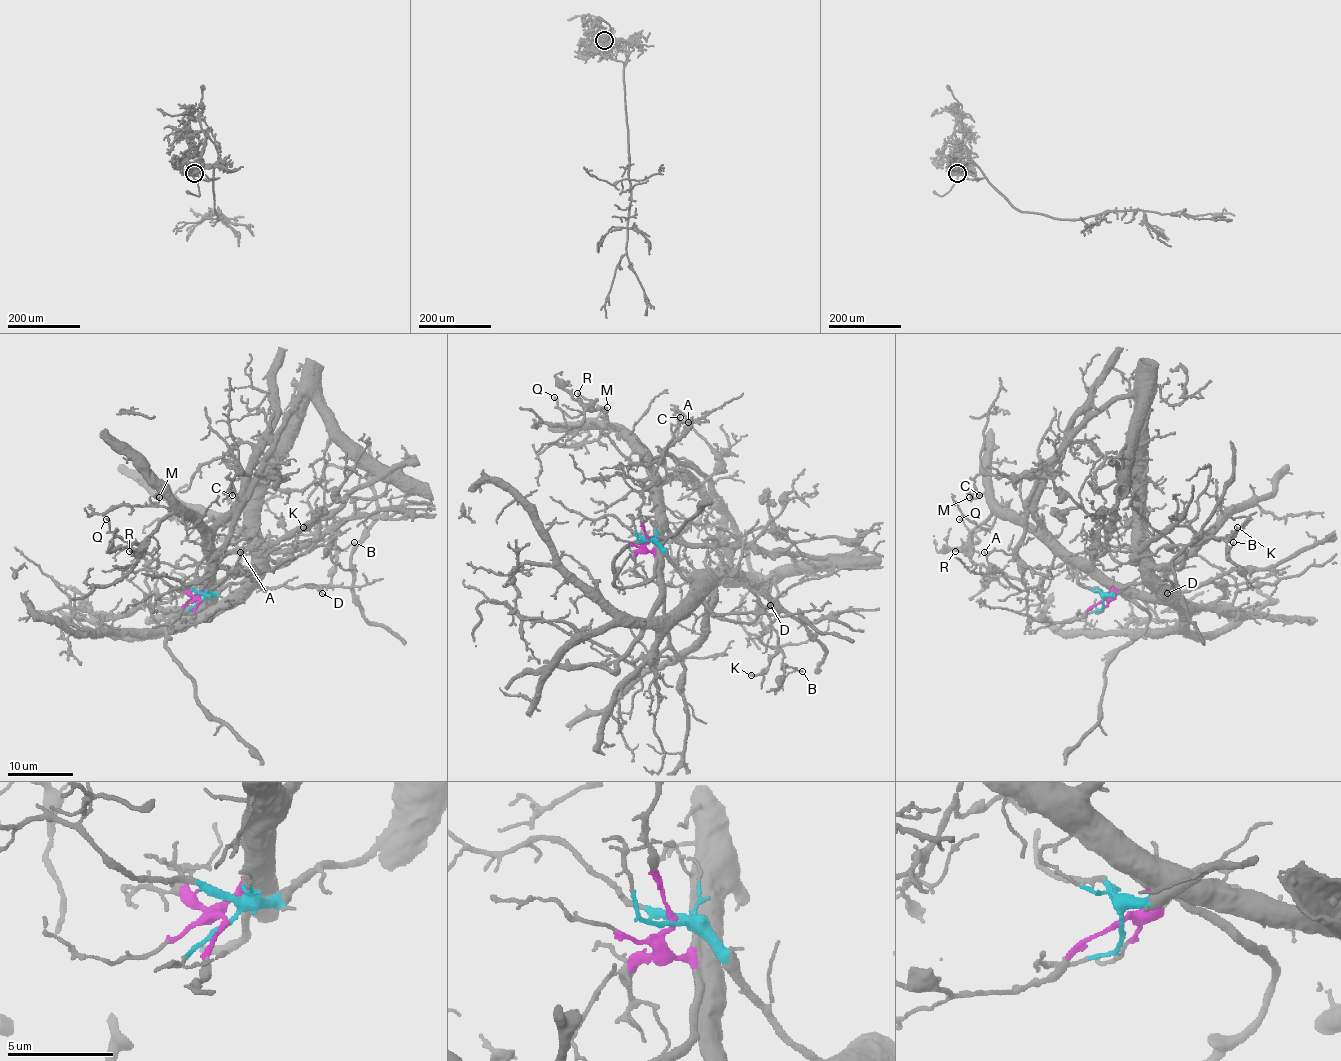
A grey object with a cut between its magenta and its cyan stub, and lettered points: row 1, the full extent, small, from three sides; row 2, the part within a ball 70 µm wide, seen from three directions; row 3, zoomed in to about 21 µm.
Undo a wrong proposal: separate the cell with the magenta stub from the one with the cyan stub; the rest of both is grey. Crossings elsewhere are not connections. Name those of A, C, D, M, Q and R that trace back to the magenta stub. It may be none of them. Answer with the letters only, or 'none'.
A, C, M, Q, R

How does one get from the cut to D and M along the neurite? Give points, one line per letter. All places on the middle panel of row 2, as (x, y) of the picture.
D: (648, 541), (658, 545), (692, 585), (692, 591), (716, 614), (762, 611), (770, 604)
M: (648, 541), (645, 547), (648, 550), (653, 549), (654, 474), (602, 417), (607, 407)

